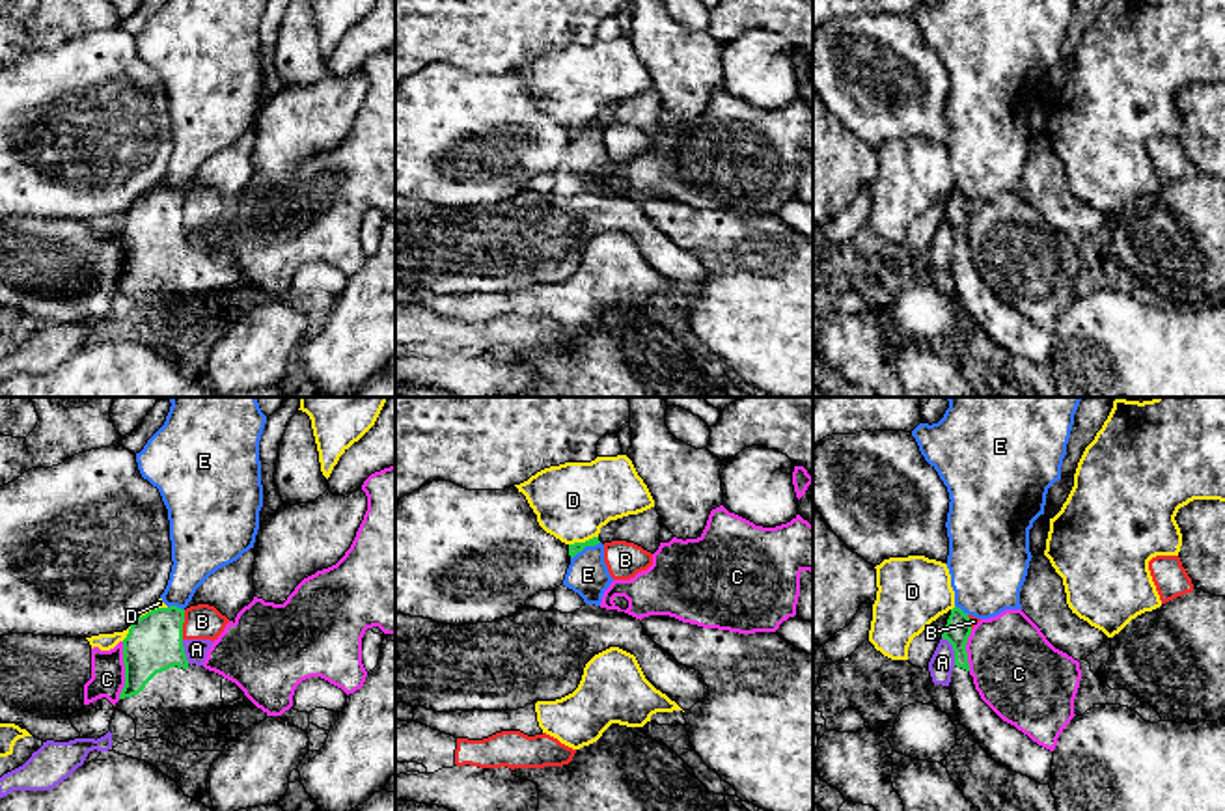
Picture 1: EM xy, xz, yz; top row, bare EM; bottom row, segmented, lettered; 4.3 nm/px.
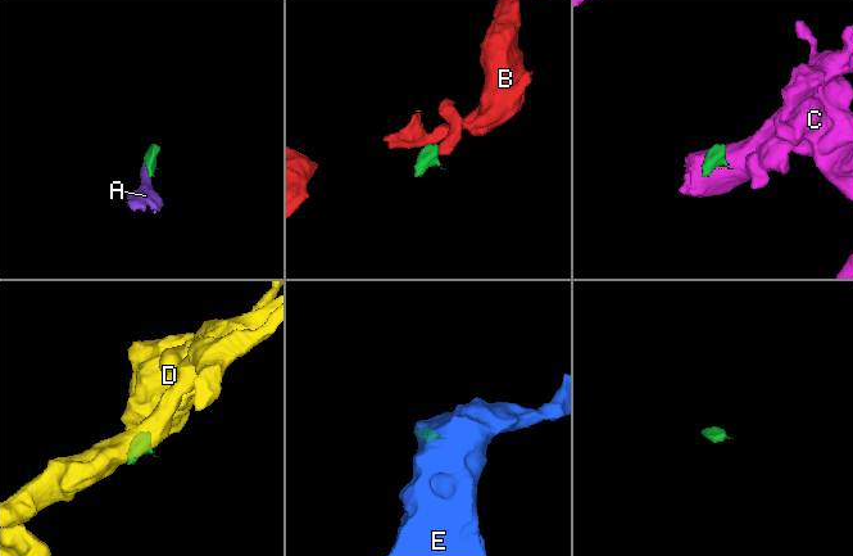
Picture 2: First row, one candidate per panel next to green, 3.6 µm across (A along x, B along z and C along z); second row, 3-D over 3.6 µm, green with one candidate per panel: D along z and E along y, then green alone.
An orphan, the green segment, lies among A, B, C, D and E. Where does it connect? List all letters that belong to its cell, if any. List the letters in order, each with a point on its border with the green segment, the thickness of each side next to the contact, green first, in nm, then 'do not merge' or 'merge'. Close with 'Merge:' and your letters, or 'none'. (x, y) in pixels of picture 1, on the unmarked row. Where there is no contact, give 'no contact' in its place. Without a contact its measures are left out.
A: contact yz (953, 232); calibres 110 and 110 nm; do not merge
B: contact xy (181, 207); calibres 240 and 150 nm; do not merge
C: contact xy (125, 252); calibres 240 and 140 nm; do not merge
D: contact xz (582, 125); calibres 50 and 320 nm; do not merge
E: contact xz (584, 129); calibres 50 and 180 nm; do not merge
Merge: none

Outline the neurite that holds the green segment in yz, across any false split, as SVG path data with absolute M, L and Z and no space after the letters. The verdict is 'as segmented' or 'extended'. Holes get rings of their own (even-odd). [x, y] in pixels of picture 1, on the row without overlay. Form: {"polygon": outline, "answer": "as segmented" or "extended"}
{"polygon": "M955 188L942 220L955 233L949 272L960 308L970 313L996 345L1040 367L1050 367L1053 334L1039 328L1014 308L1003 304L975 272L966 235L970 216L971 207L968 196Z", "answer": "extended"}

